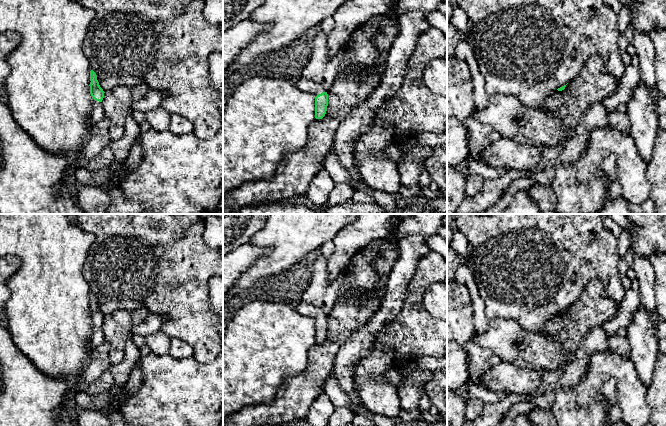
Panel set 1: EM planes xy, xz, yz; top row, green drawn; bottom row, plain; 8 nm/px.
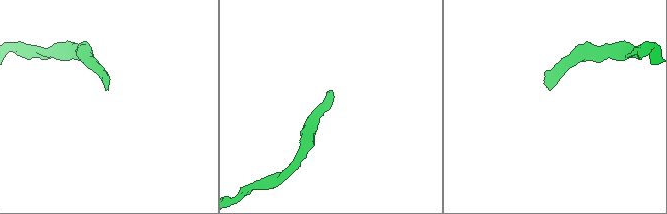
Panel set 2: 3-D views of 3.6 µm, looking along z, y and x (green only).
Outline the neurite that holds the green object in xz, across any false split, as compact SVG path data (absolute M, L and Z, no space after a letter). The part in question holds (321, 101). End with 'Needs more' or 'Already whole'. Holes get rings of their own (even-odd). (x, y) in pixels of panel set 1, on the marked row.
M302 77L295 85L298 89L315 96L315 118L322 119L326 114L328 106L328 94L324 87Z. Needs more

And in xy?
M90 71L90 94L92 99L92 111L89 115L89 124L92 126L98 123L105 117L104 107L102 105L102 100L104 98L104 91L100 87L97 80L96 73Z. Needs more

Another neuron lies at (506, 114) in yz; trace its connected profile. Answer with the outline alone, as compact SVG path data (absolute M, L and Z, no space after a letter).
M489 95L488 105L482 110L474 108L471 116L493 127L502 137L520 143L547 149L567 140L559 119L525 106L509 95Z

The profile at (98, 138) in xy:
M104 117L98 123L91 126L88 138L82 147L83 156L88 160L98 157L103 149L111 143L109 125L109 119Z

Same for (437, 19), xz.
M434 11L428 15L428 23L431 27L435 27L441 30L447 36L447 15L440 12Z

